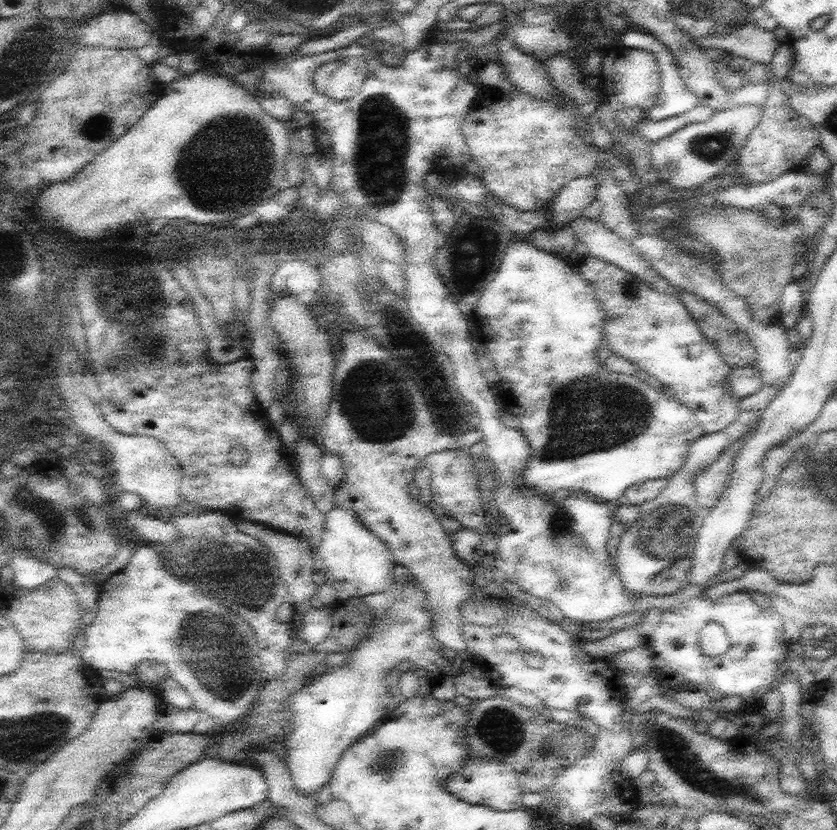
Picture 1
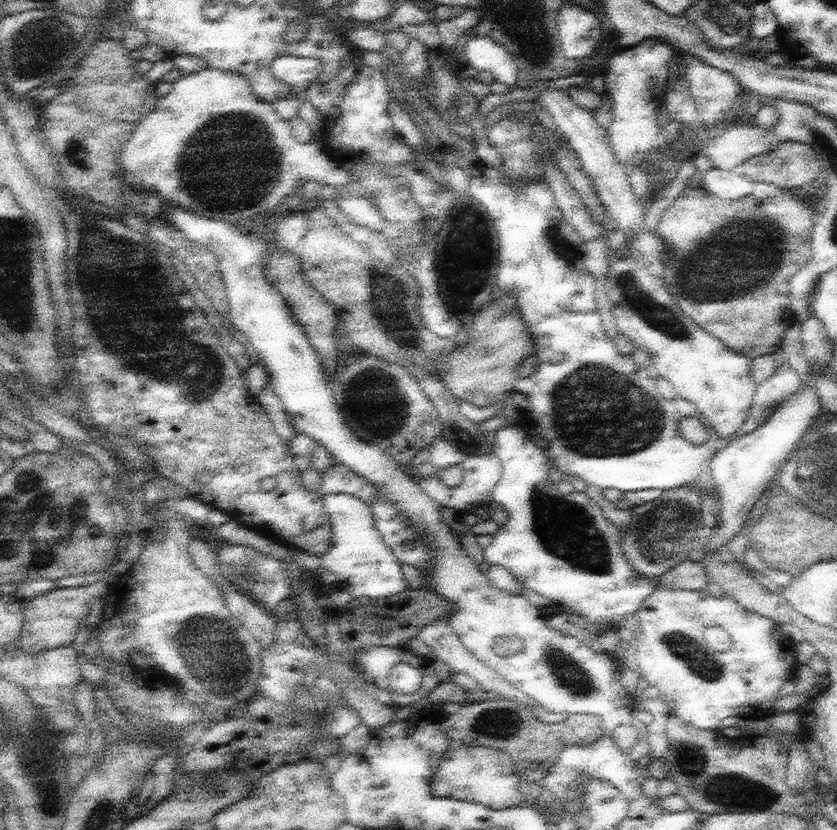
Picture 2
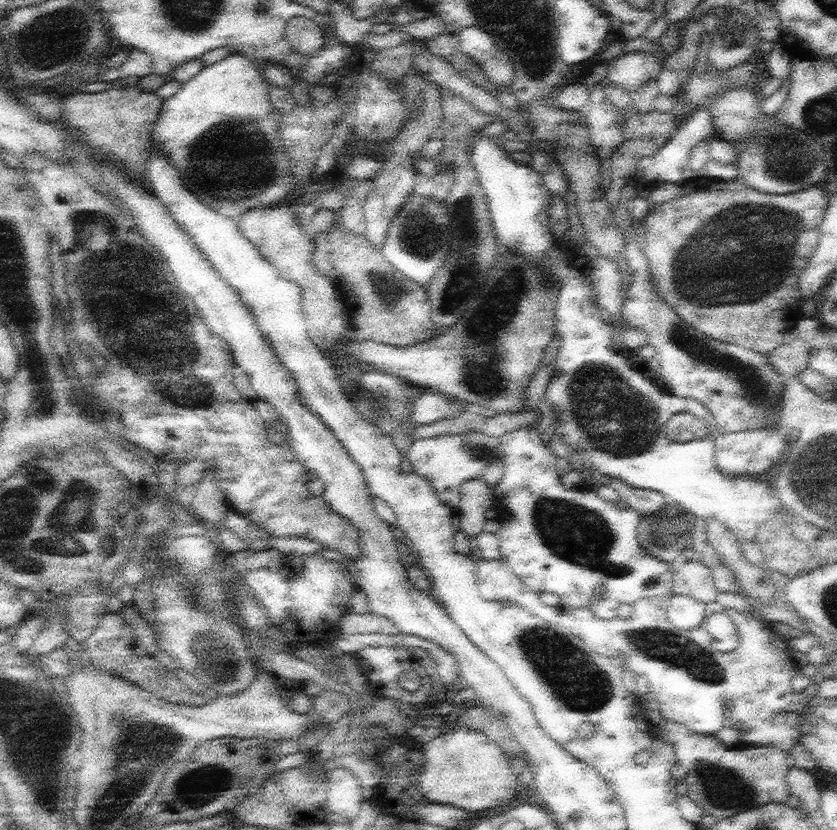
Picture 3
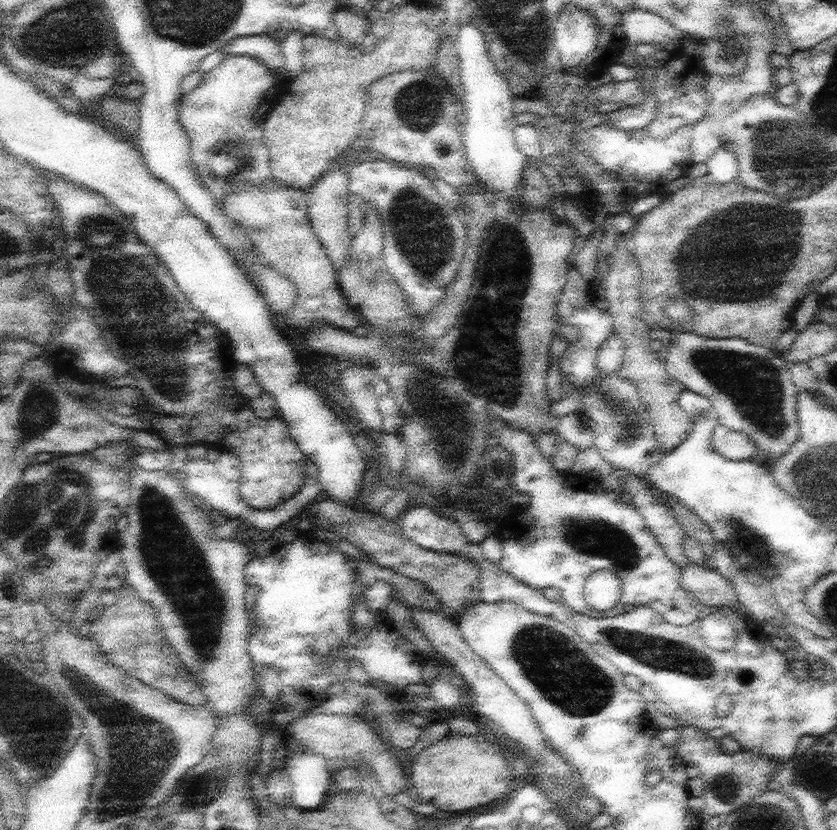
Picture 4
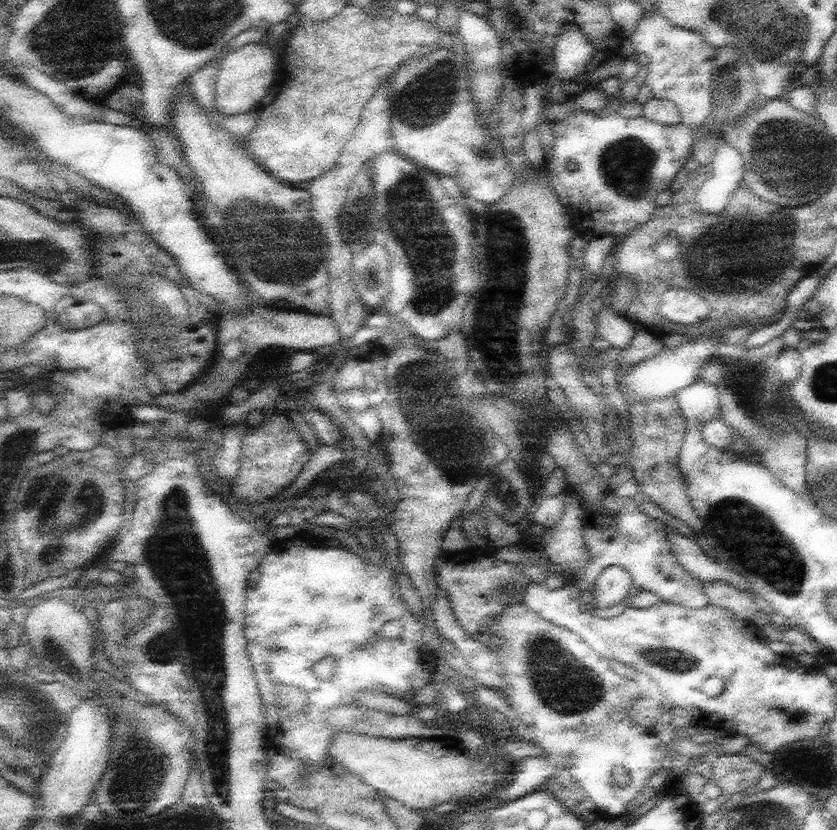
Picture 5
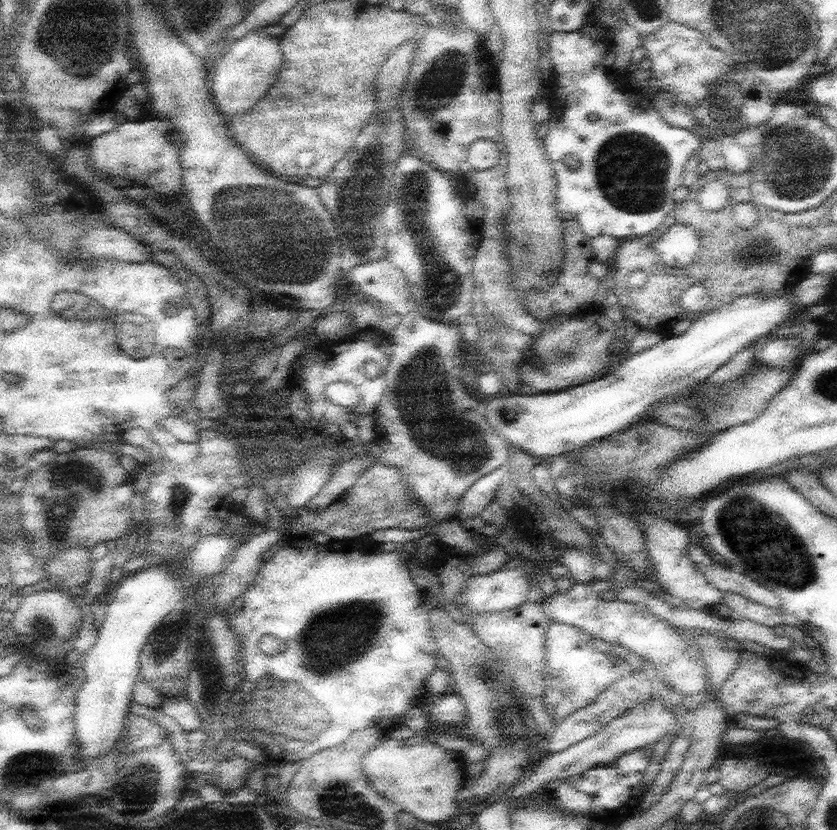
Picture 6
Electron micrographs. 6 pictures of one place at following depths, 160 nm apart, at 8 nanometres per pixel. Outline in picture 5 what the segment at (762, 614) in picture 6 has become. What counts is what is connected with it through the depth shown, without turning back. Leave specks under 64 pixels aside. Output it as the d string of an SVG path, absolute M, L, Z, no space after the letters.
M724 580L704 583L704 592L710 605L729 608L742 620L752 621L759 611L754 593L740 590Z

